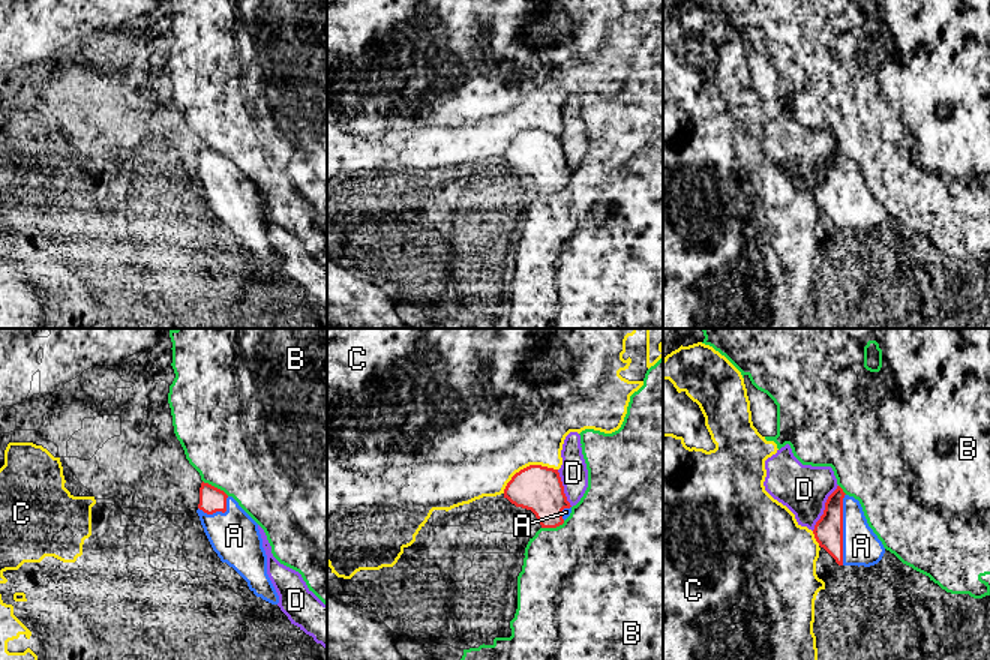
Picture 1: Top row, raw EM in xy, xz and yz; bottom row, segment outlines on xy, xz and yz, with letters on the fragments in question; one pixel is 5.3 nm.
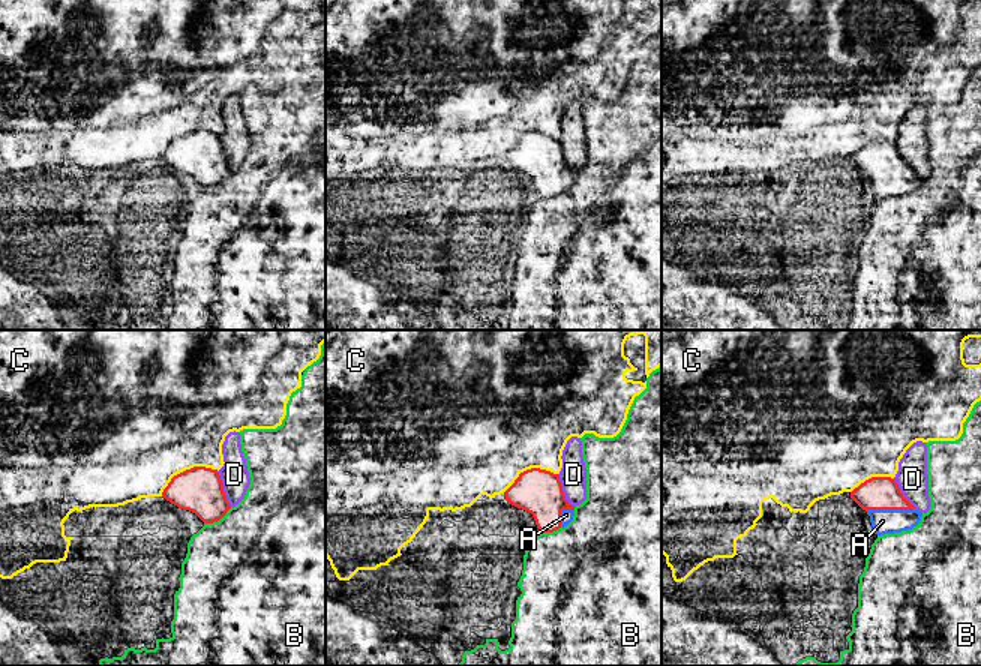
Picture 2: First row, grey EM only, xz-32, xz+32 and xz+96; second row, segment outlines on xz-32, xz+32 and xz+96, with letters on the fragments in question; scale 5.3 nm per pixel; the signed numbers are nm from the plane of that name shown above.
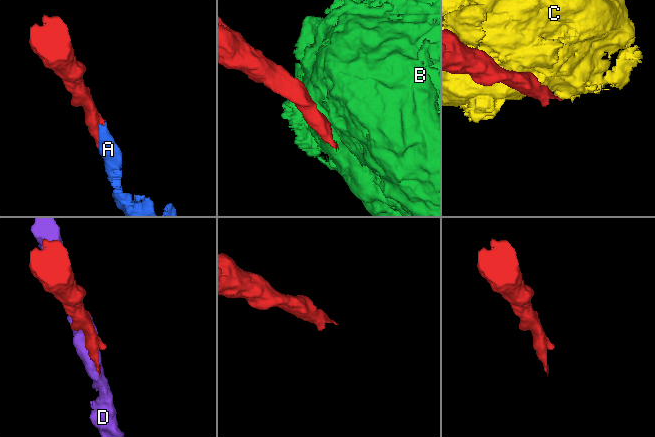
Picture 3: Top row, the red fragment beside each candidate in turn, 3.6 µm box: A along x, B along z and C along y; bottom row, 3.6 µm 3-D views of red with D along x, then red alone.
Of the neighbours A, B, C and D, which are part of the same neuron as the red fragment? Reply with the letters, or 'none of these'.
A

